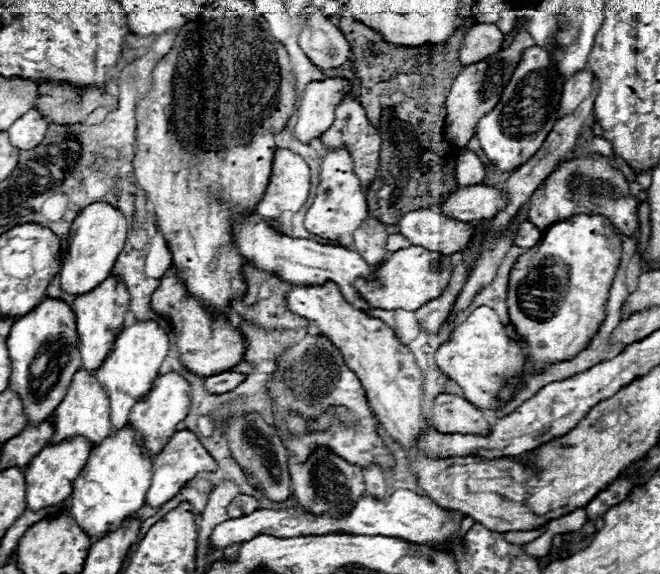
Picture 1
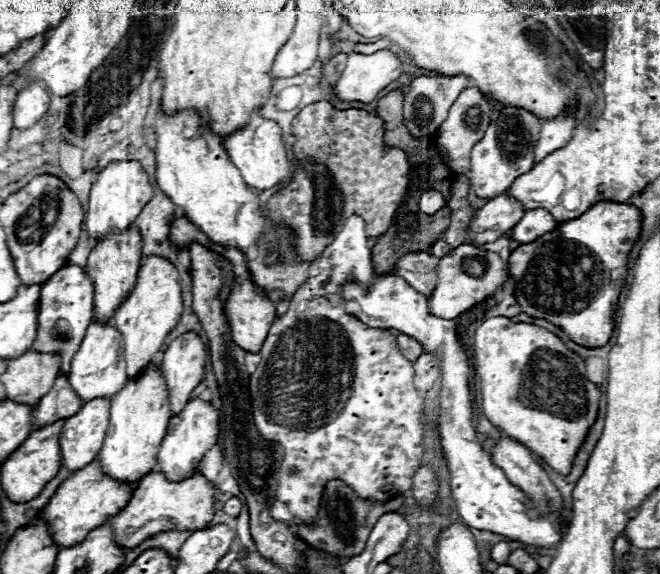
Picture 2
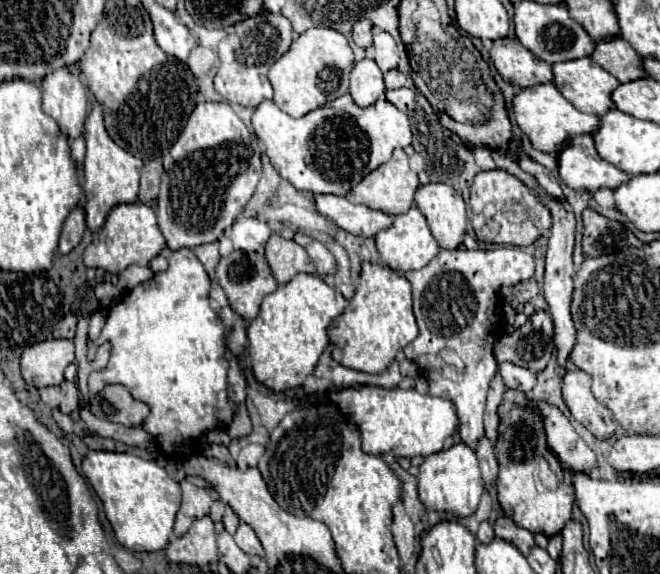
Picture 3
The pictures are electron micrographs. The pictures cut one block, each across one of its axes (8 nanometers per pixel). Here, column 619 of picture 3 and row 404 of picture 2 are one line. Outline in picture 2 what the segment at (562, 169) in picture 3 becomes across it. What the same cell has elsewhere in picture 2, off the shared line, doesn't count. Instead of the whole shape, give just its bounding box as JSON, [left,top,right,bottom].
[160,332,206,414]

